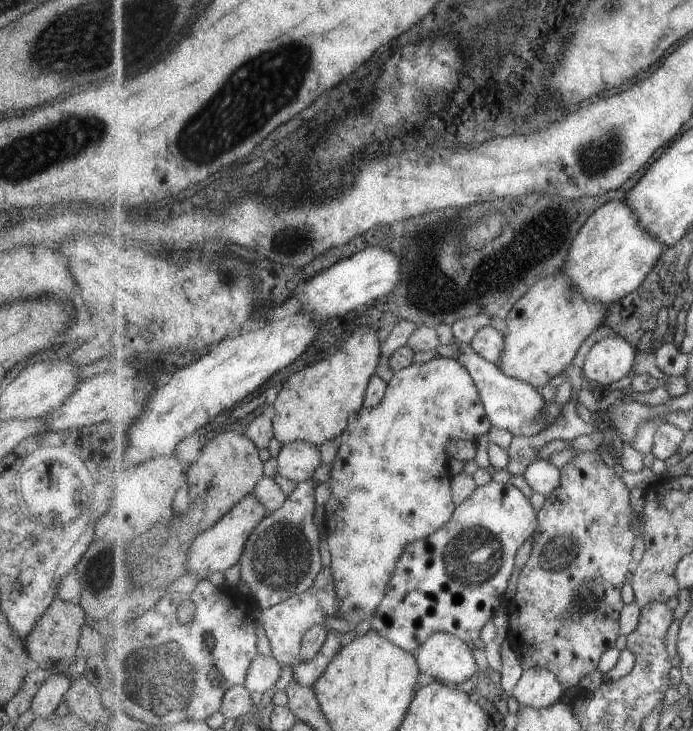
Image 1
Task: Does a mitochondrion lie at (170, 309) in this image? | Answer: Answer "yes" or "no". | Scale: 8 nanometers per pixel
no

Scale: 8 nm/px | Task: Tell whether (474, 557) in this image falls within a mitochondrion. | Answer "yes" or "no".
yes

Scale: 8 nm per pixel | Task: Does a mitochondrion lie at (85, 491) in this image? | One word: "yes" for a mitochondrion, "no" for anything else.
no

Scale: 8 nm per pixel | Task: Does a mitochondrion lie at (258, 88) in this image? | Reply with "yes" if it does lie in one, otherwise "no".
yes

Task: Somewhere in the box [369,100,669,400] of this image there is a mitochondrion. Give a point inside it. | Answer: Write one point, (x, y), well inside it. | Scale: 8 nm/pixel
(597, 157)

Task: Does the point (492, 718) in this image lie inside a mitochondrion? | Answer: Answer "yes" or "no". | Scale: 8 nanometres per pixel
no

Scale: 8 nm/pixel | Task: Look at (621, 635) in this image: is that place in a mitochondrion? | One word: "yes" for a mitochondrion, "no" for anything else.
no

